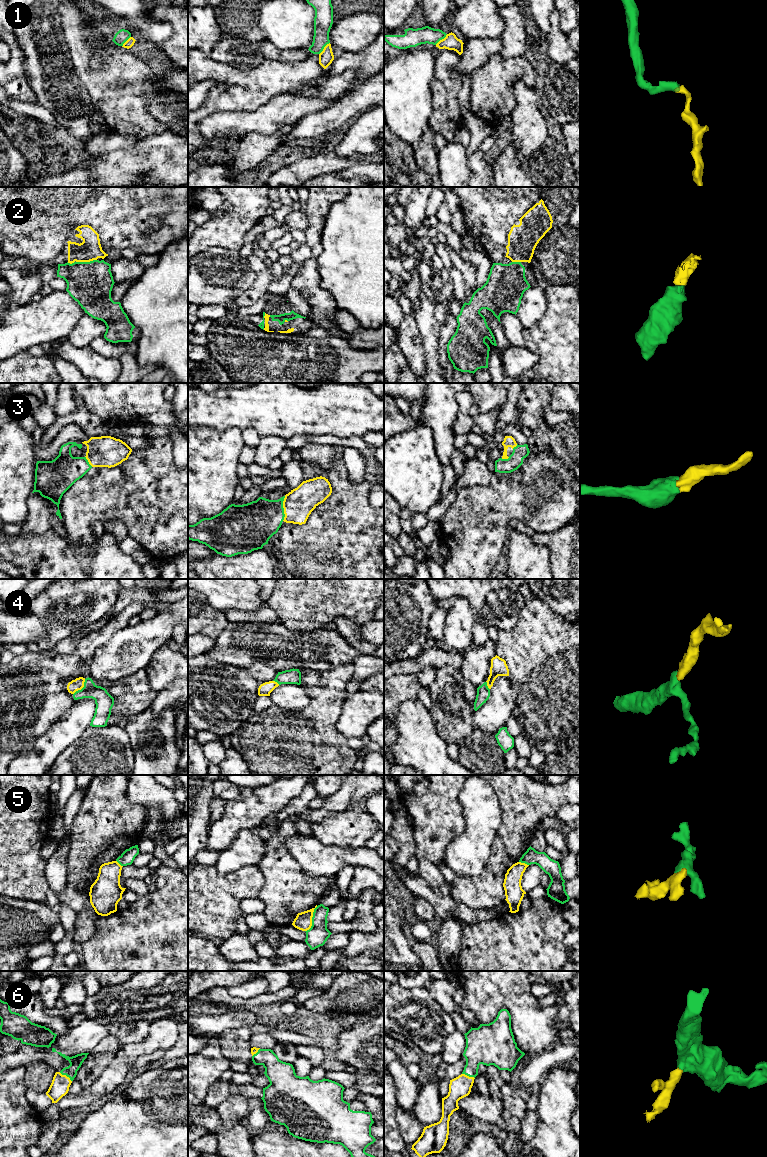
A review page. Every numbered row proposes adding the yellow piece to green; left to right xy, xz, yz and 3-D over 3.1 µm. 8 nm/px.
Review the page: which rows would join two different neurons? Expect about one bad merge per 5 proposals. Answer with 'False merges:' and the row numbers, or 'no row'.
False merges: 1, 5

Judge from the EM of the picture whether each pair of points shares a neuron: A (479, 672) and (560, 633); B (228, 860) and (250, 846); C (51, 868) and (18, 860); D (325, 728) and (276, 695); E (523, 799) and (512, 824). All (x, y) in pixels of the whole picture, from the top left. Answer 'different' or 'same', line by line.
A: different
B: same
C: different
D: different
E: same

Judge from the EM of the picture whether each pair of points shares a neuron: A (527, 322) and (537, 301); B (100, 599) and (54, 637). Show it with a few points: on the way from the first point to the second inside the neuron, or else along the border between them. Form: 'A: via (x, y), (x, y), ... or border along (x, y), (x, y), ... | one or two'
A: via (528, 317), (528, 314), (535, 306) | one
B: via (89, 610), (83, 616), (73, 619), (65, 626) | one

